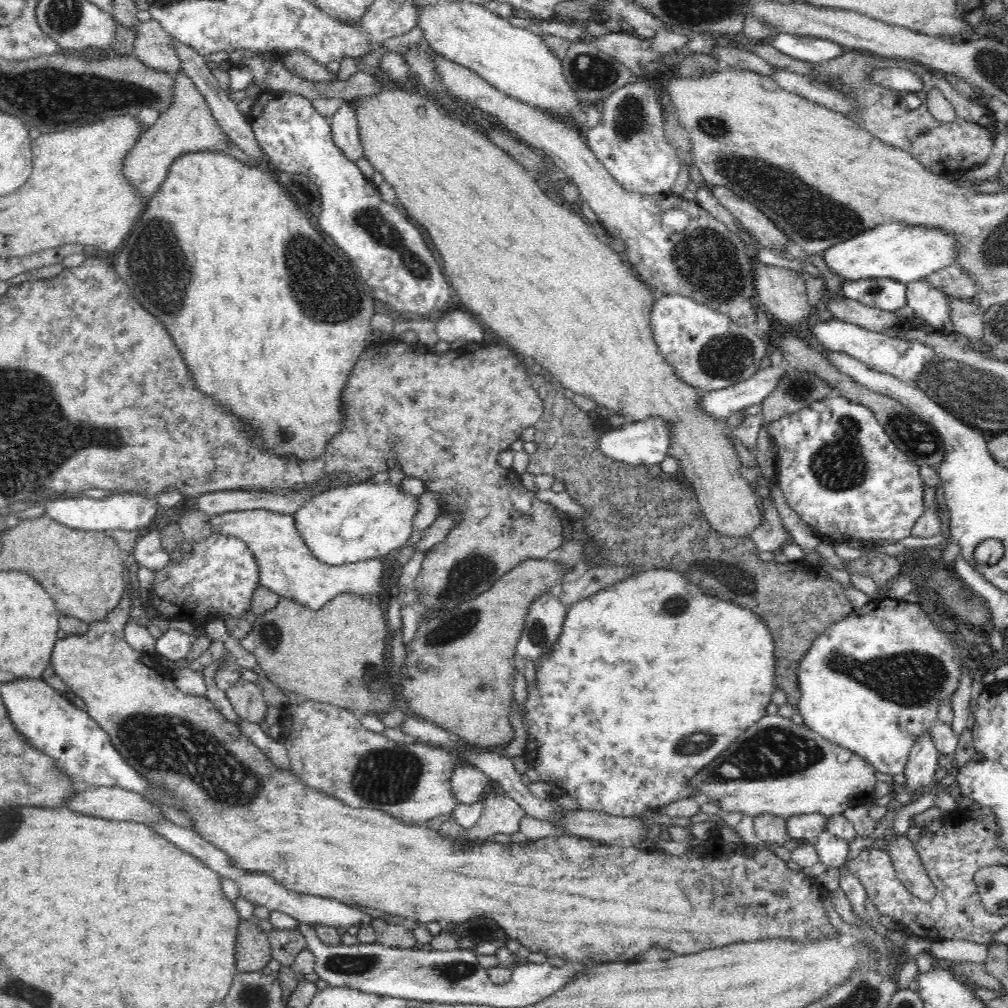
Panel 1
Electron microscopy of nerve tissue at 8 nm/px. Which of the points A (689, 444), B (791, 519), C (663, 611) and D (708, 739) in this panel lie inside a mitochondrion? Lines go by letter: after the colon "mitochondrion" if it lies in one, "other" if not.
A: other
B: other
C: mitochondrion
D: mitochondrion

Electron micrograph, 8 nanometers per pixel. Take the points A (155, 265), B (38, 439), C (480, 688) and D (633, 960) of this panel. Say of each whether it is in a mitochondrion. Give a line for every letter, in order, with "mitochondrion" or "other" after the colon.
A: mitochondrion
B: mitochondrion
C: mitochondrion
D: other

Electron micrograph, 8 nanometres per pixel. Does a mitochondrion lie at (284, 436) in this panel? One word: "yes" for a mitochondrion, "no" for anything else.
no

